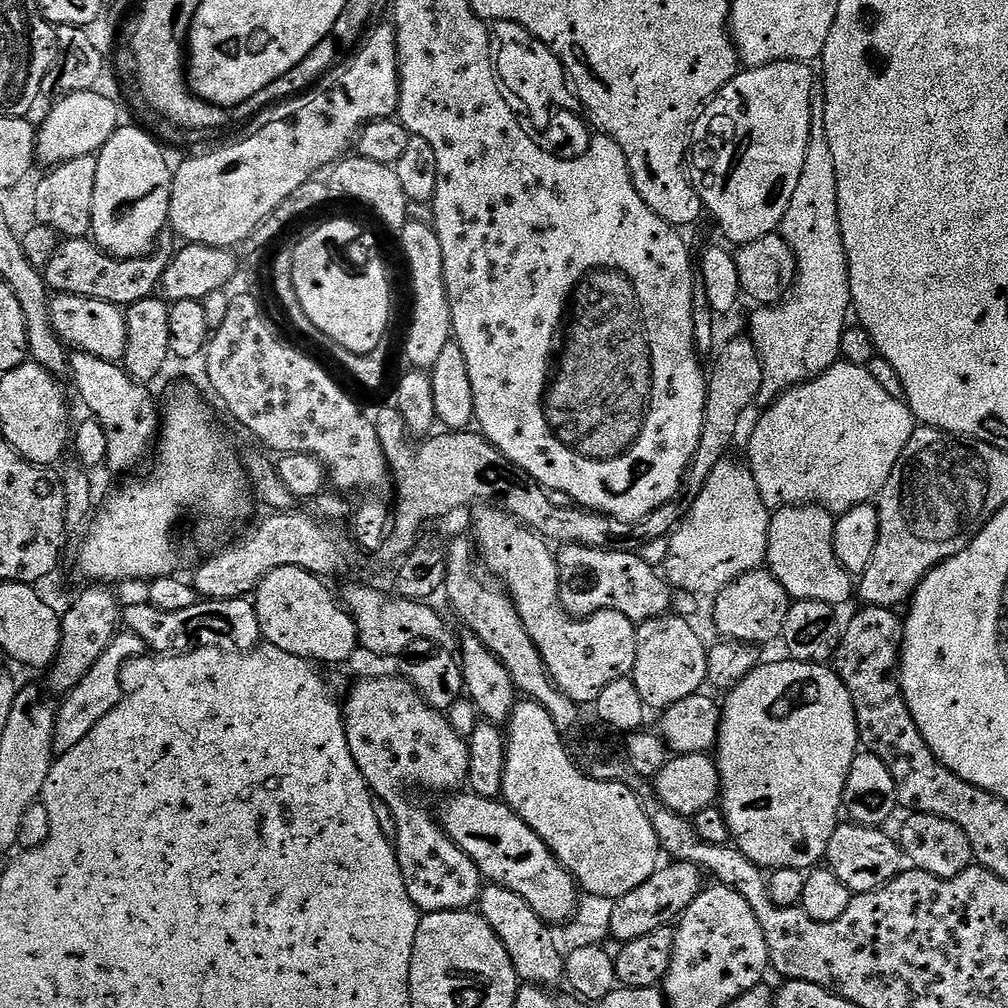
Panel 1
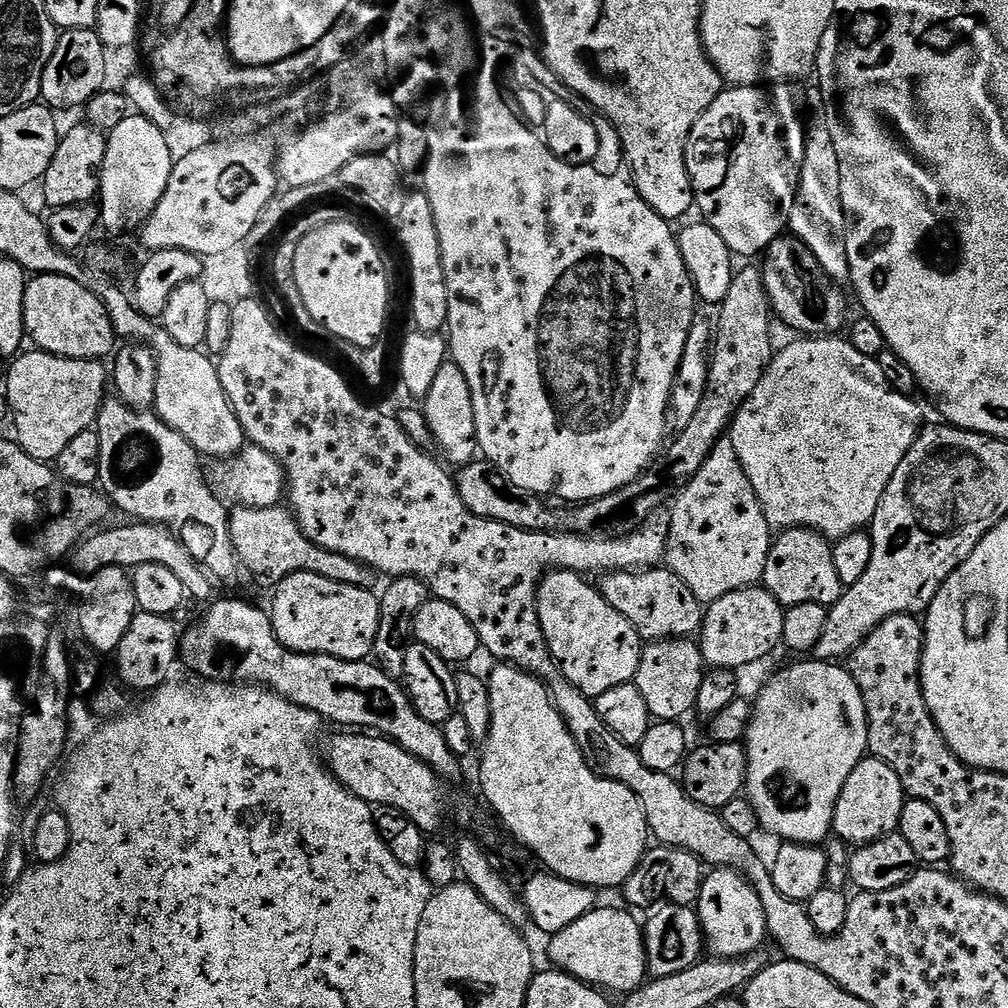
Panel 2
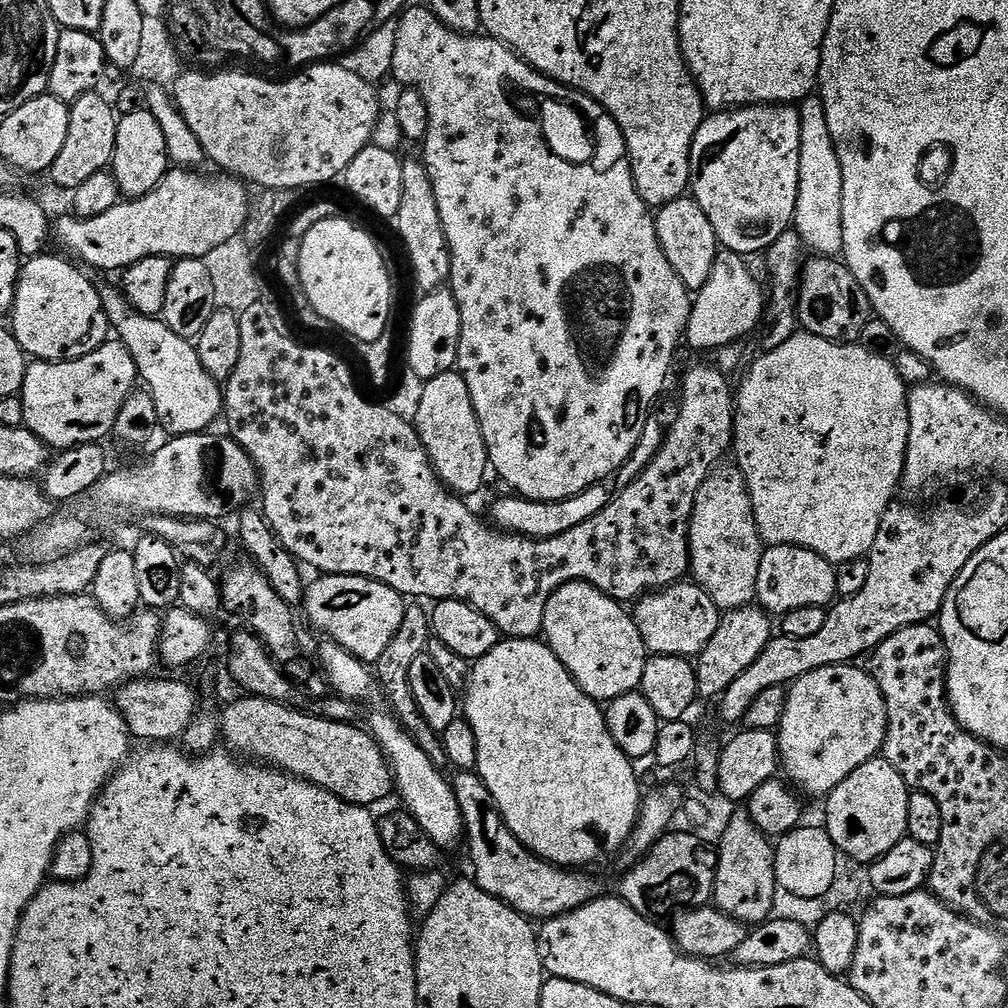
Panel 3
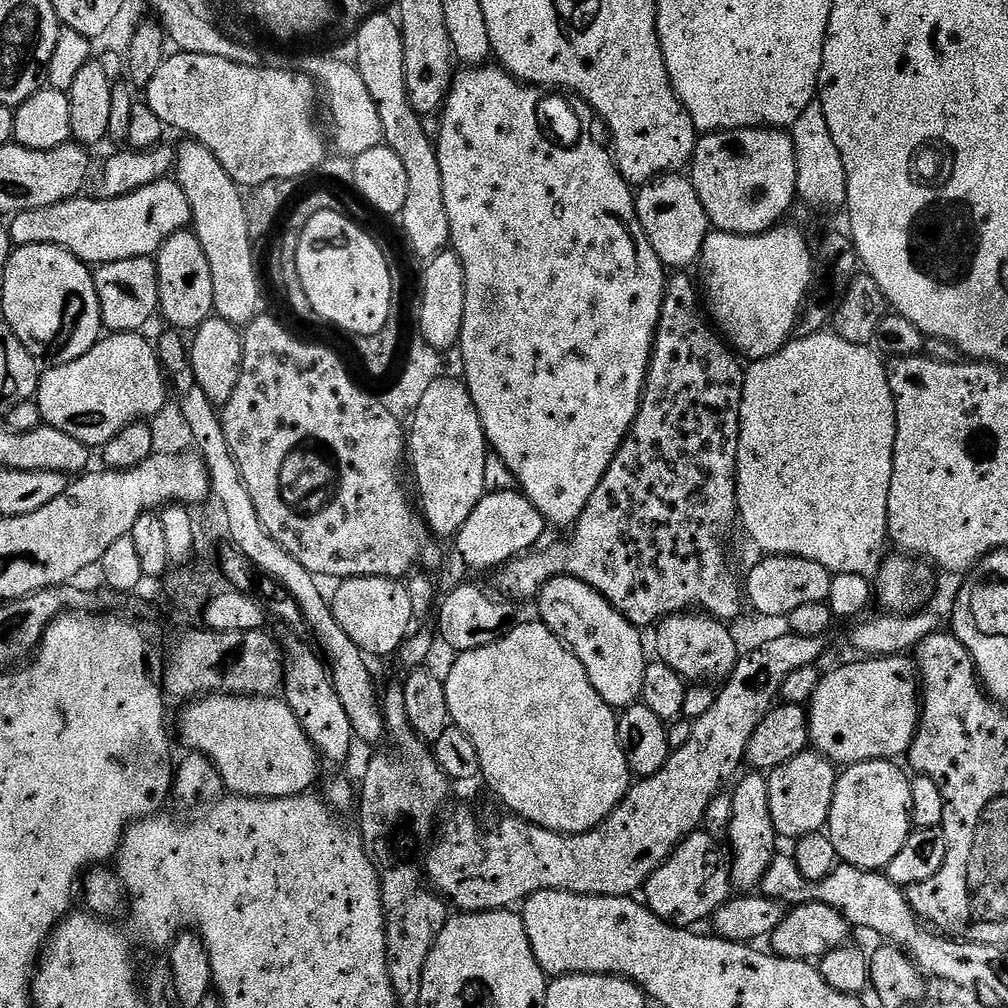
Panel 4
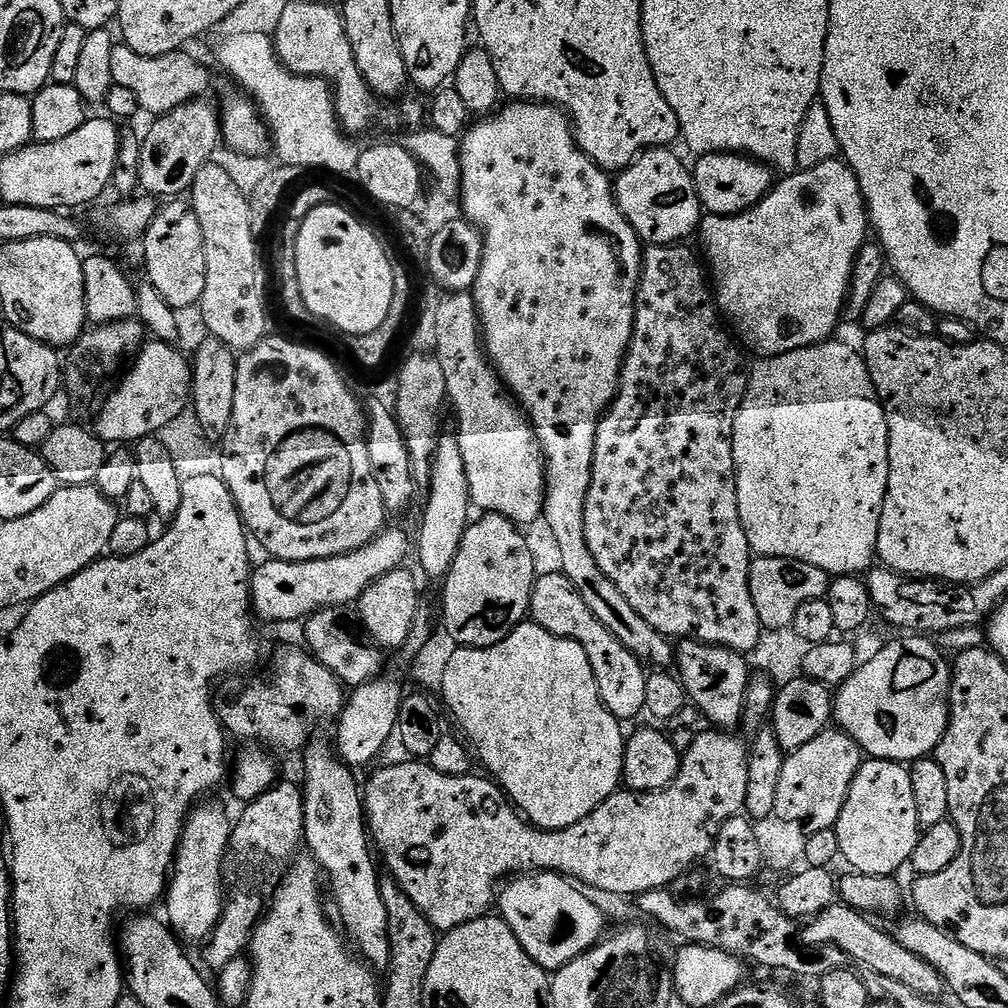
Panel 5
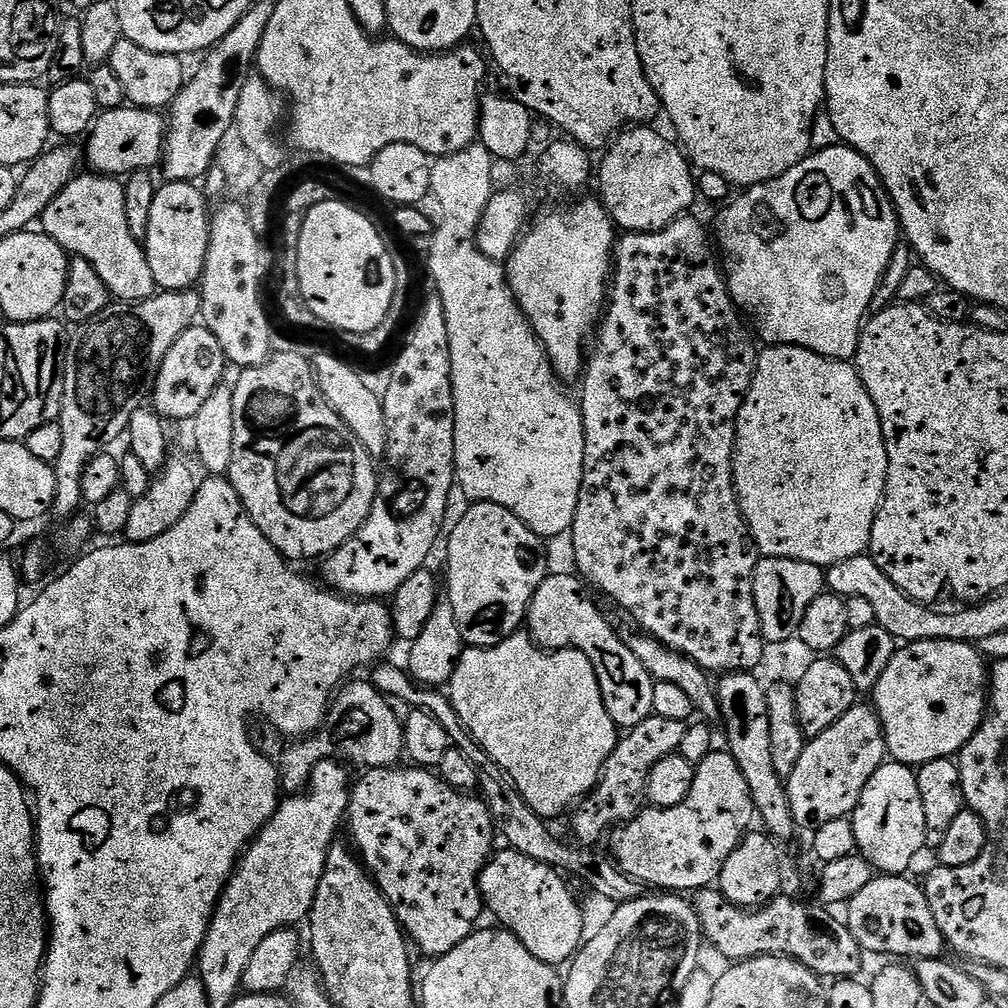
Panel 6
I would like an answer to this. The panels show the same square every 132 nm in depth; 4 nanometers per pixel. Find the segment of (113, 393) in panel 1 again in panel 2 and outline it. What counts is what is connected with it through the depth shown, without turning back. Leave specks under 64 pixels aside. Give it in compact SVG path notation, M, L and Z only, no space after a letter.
M118 398L105 399L100 413L96 416L94 431L98 434L98 442L102 449L99 487L115 507L117 504L128 515L125 517L145 524L193 524L194 527L201 528L206 535L212 536L208 540L209 566L224 576L234 575L236 568L238 572L241 562L232 551L232 539L228 537L229 509L224 509L225 501L217 495L213 485L204 481L204 472L200 469L202 457L193 444L186 442L186 438L182 438L178 430L161 420L155 411L132 408Z

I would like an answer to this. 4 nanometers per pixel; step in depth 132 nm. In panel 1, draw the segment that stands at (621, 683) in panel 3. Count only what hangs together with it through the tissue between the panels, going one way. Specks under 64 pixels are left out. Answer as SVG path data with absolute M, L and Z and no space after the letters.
M480 506L472 513L474 514L470 536L474 541L475 551L483 567L512 597L522 626L526 626L526 634L530 634L534 646L538 646L538 654L542 654L542 662L548 667L550 678L556 683L557 688L562 689L576 705L592 706L595 705L598 694L602 694L602 690L610 686L610 682L631 677L636 657L637 629L633 620L626 618L626 614L617 612L595 612L593 616L587 618L569 616L560 605L560 571L556 565L553 549L535 532L523 527L520 521L500 511L499 507Z

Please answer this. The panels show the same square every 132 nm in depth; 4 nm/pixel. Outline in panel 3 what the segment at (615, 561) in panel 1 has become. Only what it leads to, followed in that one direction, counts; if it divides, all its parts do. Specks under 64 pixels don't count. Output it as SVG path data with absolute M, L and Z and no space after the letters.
M681 582L641 596L635 601L630 615L649 653L695 658L702 654L702 650L706 650L710 638L714 638L714 630L718 630L722 611L706 590L695 582Z

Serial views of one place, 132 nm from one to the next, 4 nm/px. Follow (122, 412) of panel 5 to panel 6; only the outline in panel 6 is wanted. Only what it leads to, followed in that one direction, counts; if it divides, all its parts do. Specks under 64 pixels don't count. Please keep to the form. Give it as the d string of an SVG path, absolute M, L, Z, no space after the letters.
M203 326L186 329L174 346L170 346L166 358L162 358L162 366L155 369L154 383L150 388L151 407L165 421L191 421L198 414L202 402L206 402L206 398L225 379L224 368L224 351L222 346L218 346L218 338L214 338L214 334L210 334L210 330Z

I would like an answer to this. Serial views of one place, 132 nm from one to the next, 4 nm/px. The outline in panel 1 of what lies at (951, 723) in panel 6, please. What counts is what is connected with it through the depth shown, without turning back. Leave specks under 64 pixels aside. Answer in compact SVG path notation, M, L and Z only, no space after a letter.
M783 659L776 660L773 664L761 662L753 672L742 678L742 682L727 689L725 696L728 697L722 700L720 733L716 738L714 749L716 769L720 775L718 806L724 811L724 817L732 831L735 847L739 848L740 853L746 858L750 858L750 862L754 862L759 868L765 870L777 868L811 870L824 860L826 846L830 846L830 834L834 834L837 823L841 819L846 778L850 774L850 766L860 748L860 735L855 718L854 702L851 701L849 691L846 690L842 678L835 670L823 664L807 664L801 660Z

